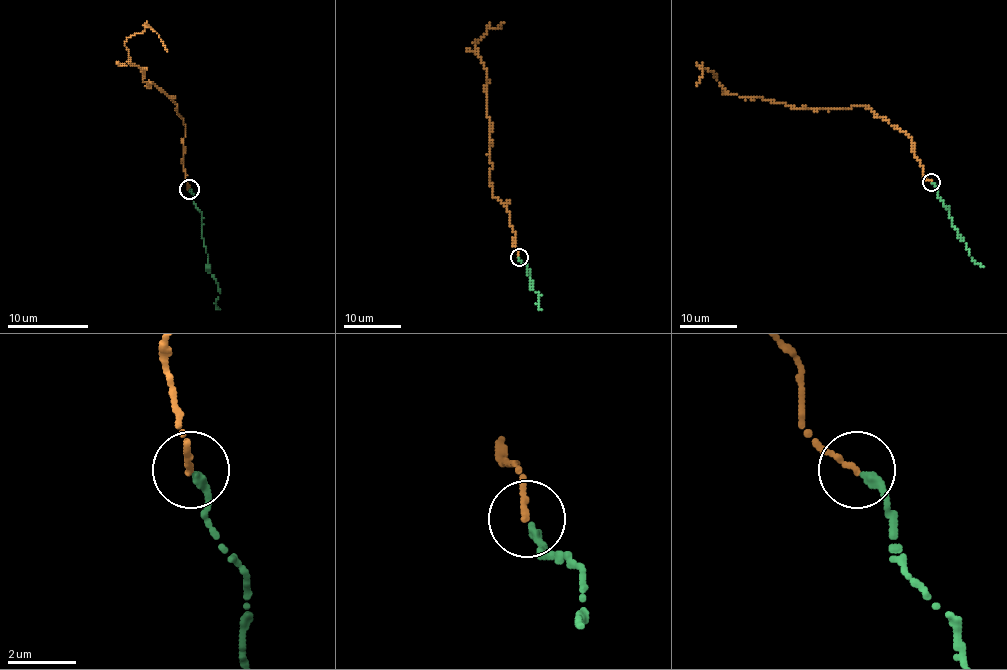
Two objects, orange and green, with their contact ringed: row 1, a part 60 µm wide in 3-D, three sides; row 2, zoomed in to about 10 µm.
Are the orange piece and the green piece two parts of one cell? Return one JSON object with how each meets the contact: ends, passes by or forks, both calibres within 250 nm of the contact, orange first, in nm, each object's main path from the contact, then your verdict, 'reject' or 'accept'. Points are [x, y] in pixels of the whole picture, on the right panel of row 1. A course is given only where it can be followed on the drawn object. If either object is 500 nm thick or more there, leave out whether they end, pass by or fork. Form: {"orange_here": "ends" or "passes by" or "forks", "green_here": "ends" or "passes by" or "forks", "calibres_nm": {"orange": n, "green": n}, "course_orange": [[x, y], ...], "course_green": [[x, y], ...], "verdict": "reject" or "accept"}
{"orange_here": "ends", "green_here": "ends", "calibres_nm": {"orange": 180, "green": 280}, "course_orange": [[931, 182], [909, 138], [865, 106], [815, 111], [760, 96], [746, 99], [729, 94], [702, 68], [696, 85]], "course_green": [[932, 182], [970, 255], [984, 267]], "verdict": "accept"}

